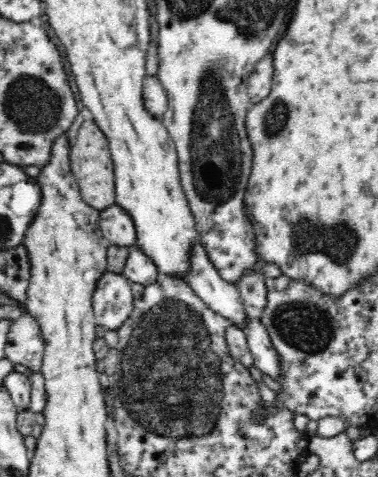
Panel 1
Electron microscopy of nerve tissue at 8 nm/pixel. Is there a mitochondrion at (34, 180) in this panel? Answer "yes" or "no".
no

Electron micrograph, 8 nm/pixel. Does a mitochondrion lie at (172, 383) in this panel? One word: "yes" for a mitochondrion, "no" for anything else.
yes

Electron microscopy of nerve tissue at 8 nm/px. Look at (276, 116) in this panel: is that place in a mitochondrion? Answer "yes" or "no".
yes

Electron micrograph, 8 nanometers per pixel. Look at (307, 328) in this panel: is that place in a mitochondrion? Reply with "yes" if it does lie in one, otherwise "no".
yes

